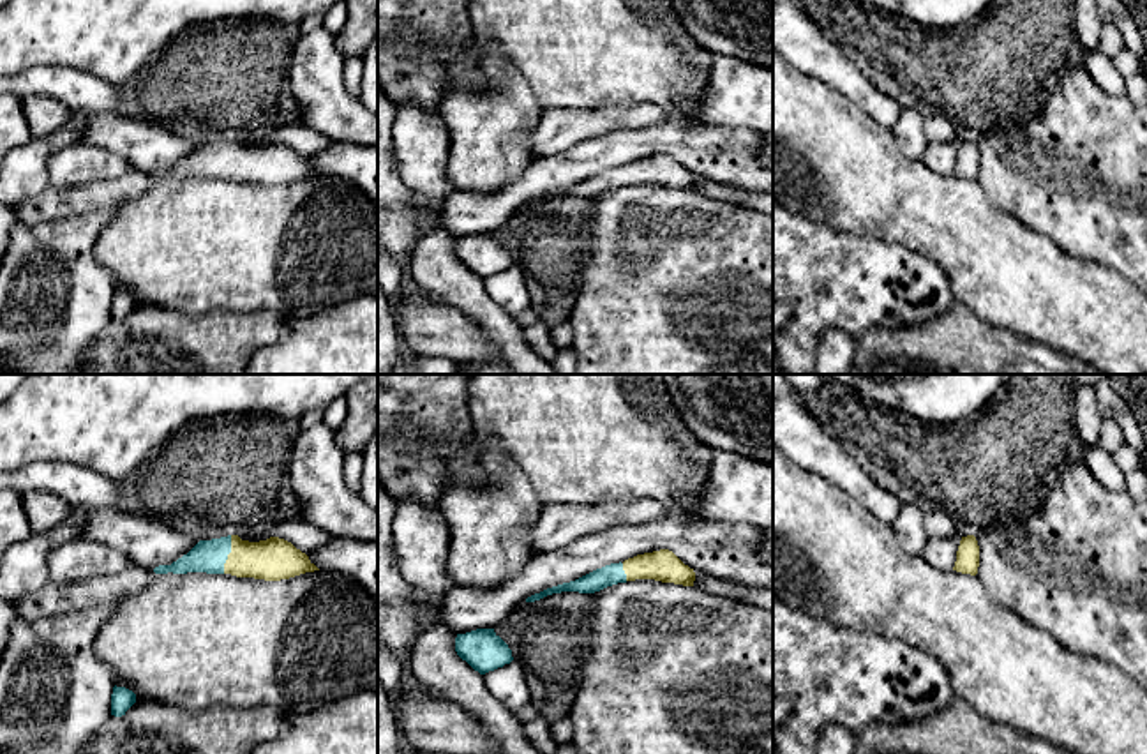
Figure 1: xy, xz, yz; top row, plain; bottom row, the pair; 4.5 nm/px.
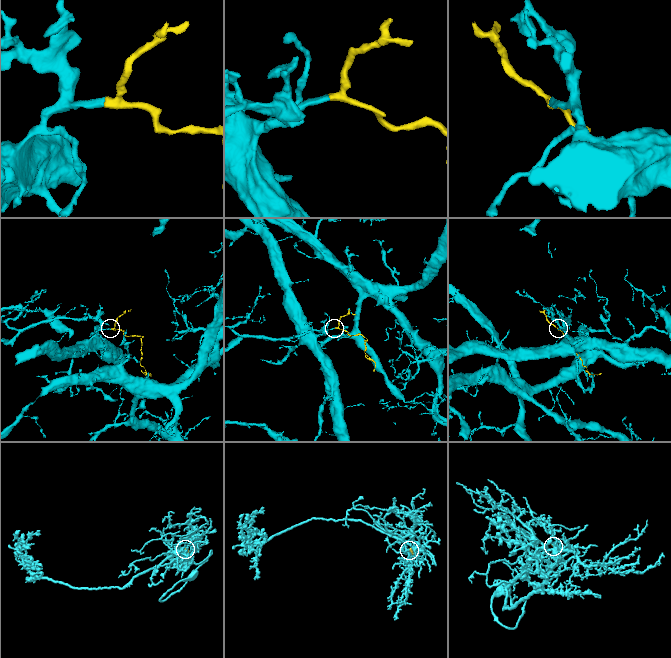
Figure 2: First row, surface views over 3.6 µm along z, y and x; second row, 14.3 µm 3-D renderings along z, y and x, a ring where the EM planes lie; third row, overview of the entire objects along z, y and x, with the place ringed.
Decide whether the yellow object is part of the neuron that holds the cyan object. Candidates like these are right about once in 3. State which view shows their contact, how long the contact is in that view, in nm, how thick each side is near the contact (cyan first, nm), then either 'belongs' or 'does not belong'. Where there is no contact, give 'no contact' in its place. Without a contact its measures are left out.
xy | 180 nm | 150/190 nm | belongs

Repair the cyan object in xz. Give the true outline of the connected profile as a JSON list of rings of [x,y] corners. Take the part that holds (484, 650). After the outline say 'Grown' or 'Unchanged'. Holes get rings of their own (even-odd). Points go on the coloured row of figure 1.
[[[476,629],[457,634],[455,652],[480,675],[503,667],[514,660],[512,650],[494,629]]]. Unchanged

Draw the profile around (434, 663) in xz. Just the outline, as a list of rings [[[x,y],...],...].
[[[429,597],[425,622],[409,659],[409,682],[441,690],[446,701],[478,720],[501,754],[542,754],[524,736],[514,712],[487,690],[484,675],[457,655],[455,637],[441,622],[438,597]]]

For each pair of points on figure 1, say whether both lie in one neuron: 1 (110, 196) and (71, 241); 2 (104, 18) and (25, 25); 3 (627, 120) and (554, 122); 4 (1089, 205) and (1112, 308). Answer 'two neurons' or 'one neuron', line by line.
1: two neurons
2: one neuron
3: one neuron
4: two neurons

